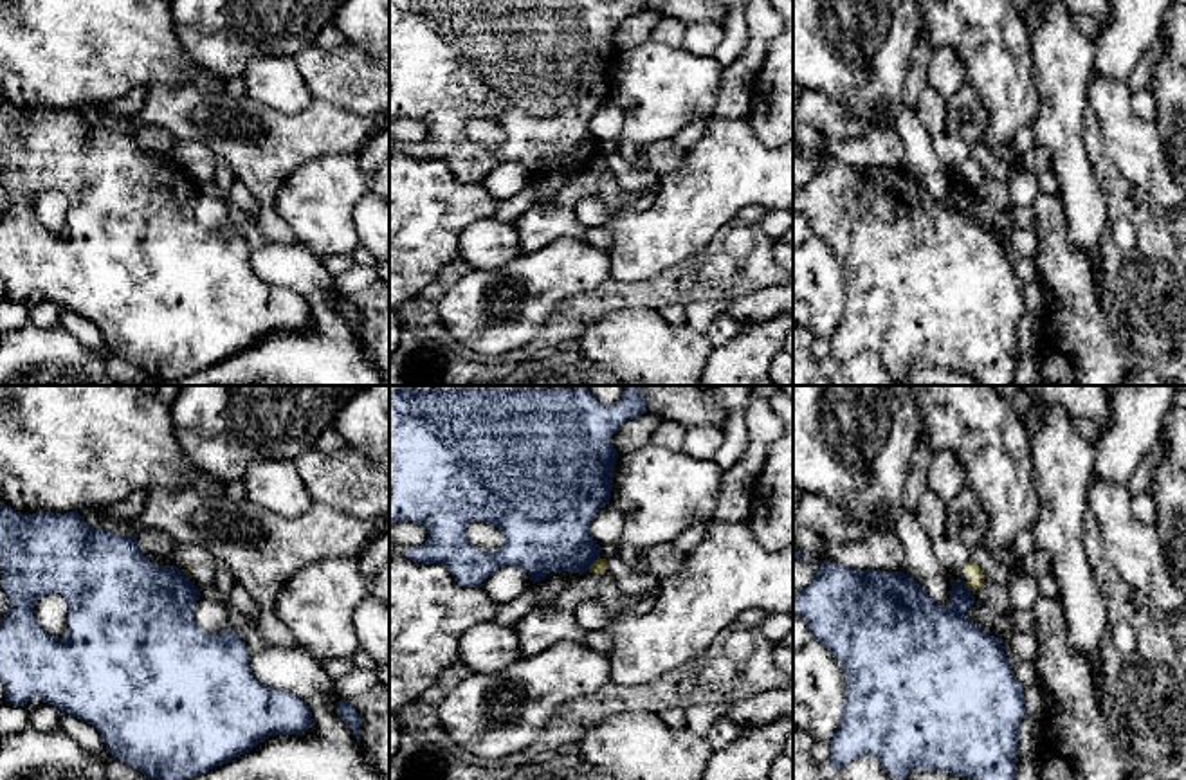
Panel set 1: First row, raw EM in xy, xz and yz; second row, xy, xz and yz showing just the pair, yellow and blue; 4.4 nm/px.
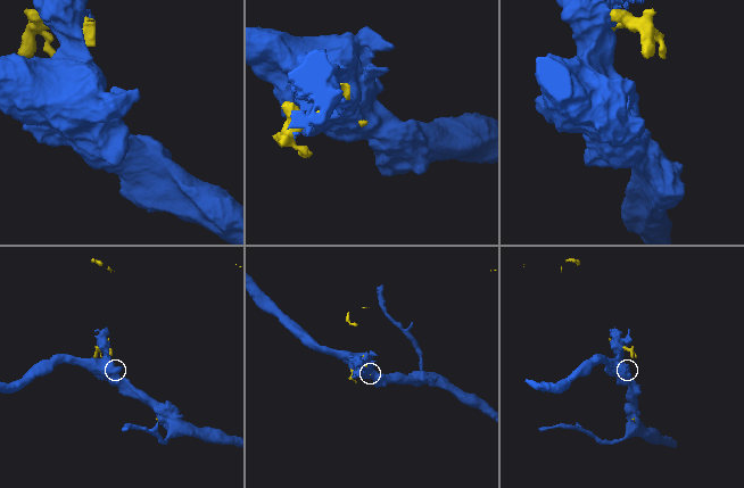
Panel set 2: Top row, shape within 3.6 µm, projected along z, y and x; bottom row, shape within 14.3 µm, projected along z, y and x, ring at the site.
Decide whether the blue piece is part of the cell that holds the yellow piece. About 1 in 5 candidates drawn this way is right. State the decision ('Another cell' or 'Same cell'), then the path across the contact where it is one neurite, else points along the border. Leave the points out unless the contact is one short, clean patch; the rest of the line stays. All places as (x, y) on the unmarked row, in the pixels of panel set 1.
Another cell

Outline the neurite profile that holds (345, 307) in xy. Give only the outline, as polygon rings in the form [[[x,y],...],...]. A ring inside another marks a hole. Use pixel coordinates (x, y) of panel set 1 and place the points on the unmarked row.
[[[341,295],[337,299],[337,312],[353,326],[357,339],[359,337],[359,321],[360,321],[360,312],[355,308],[350,297]]]

